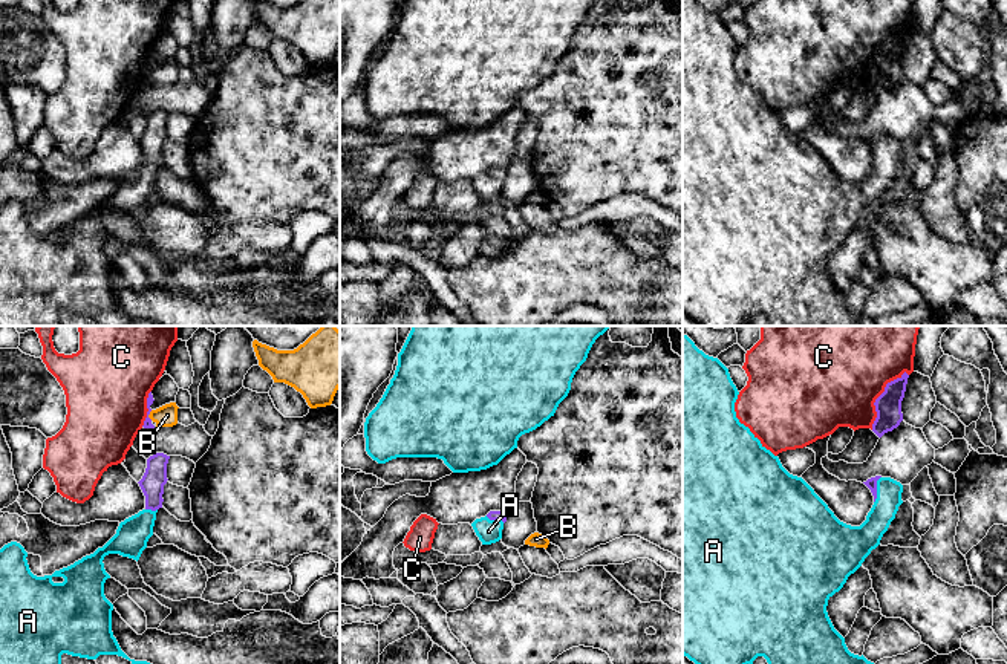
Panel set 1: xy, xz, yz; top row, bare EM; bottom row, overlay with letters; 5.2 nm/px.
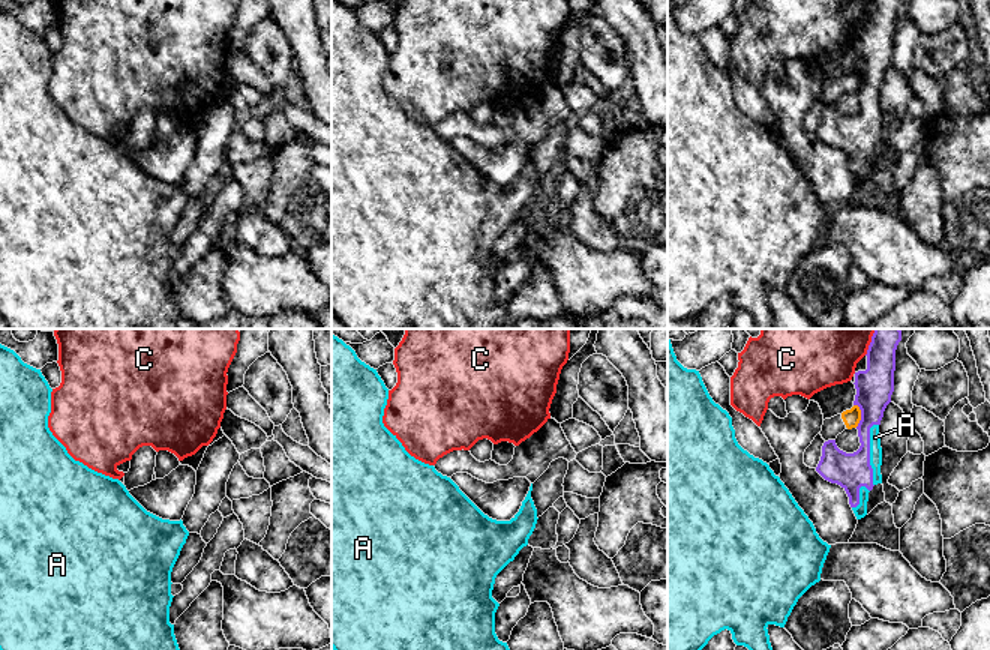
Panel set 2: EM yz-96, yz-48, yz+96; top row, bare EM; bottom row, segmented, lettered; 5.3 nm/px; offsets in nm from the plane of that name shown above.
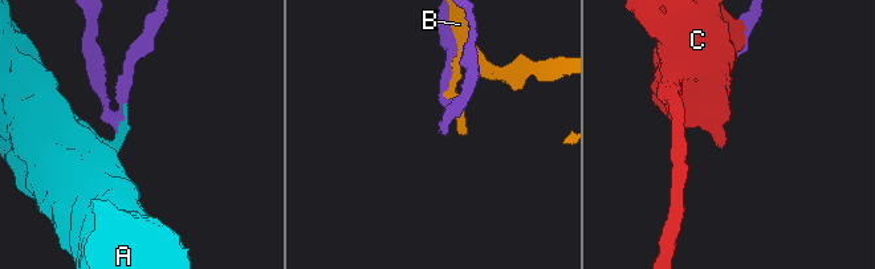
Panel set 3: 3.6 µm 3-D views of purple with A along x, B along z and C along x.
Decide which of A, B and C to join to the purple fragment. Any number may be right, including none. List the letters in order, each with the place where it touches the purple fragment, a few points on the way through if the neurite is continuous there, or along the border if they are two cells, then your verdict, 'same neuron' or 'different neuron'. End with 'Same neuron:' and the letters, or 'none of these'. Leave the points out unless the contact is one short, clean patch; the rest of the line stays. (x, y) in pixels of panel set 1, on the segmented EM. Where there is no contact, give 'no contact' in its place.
A: yz (876, 490) | across yz (871, 484), (876, 490), (879, 519), (866, 536) | same neuron
B: xy (149, 413) | different neuron
C: yz (877, 398) | different neuron
Same neuron: A

